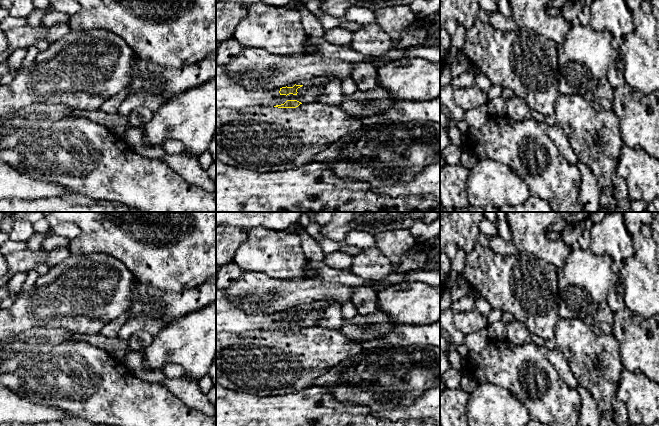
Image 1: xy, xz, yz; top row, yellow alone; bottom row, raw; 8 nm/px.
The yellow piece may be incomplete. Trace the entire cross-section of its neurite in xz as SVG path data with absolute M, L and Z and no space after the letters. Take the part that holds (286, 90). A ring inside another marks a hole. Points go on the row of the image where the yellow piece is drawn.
M317 77L314 78L312 80L302 80L300 82L296 82L293 84L290 84L286 87L282 87L280 88L280 95L289 95L289 94L293 94L293 95L297 95L297 89L302 87L302 86L306 86L306 87L313 87L313 86L321 86L323 88L325 88L327 86L327 84L329 83L329 81L331 79L333 79L335 77Z

